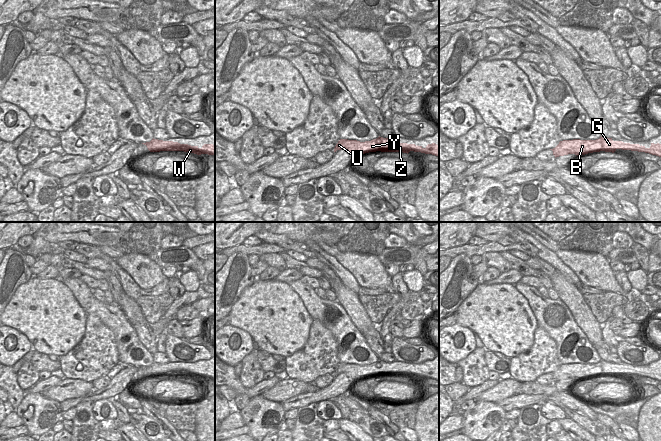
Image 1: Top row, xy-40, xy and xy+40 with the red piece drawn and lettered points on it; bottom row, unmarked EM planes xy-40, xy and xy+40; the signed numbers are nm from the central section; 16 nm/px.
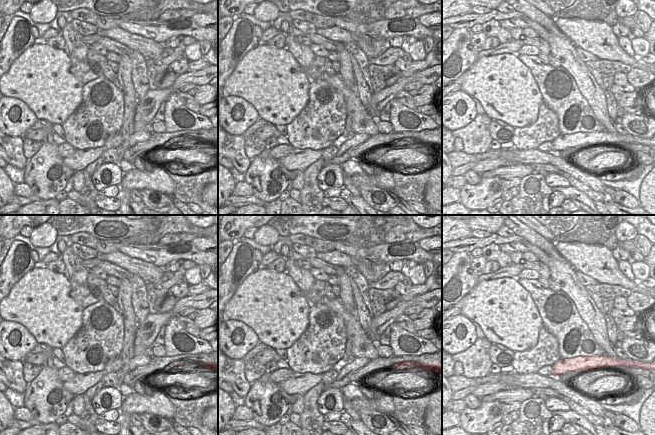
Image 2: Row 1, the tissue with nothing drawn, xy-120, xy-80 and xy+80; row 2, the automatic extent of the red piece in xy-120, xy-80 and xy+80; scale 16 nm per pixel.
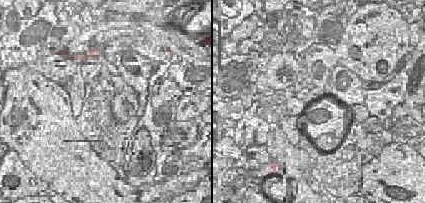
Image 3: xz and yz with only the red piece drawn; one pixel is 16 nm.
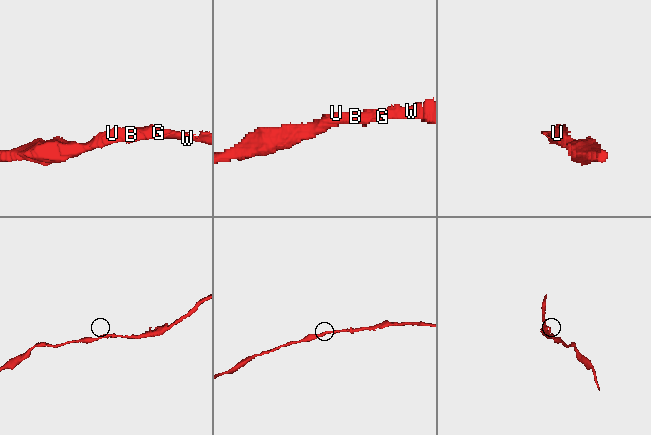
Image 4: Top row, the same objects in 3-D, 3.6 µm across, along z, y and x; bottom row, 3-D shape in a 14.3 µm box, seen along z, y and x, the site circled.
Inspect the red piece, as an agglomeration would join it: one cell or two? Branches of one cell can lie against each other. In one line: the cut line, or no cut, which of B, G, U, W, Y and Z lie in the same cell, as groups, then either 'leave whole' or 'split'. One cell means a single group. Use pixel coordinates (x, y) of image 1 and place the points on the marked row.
cut none; groups B G U W Y Z; leave whole

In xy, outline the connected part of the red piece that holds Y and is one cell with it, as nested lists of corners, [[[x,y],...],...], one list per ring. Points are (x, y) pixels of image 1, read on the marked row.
[[[378,137],[371,141],[360,142],[357,140],[340,139],[334,148],[334,152],[341,149],[347,149],[355,157],[369,152],[403,152],[410,151],[432,154],[439,157],[439,145],[432,143],[425,148],[415,144],[400,143],[398,141],[389,141],[389,138]]]

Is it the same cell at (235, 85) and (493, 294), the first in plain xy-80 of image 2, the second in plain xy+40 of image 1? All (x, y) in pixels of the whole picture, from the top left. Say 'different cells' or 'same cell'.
same cell

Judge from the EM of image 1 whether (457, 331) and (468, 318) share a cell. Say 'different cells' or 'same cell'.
different cells

